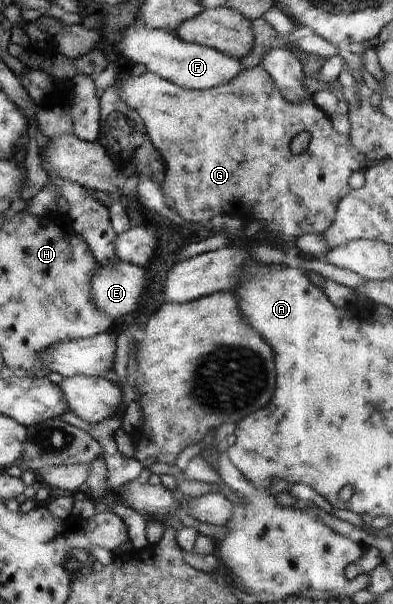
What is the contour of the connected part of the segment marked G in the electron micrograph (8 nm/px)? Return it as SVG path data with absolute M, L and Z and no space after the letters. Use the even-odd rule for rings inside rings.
M260 64L252 68L245 68L237 77L234 77L229 83L223 84L223 87L205 88L204 90L192 90L165 78L156 73L146 70L135 70L134 75L125 78L120 75L118 78L120 94L126 101L126 104L134 109L143 120L146 133L150 137L155 149L160 153L161 159L164 161L164 174L162 180L157 184L162 189L164 202L167 205L167 212L174 215L176 219L183 223L195 223L195 225L203 225L209 222L212 217L219 214L230 214L240 216L245 220L252 221L259 219L265 223L266 231L273 233L283 233L289 237L301 237L303 234L322 234L333 222L337 215L338 203L341 198L345 198L347 193L352 189L348 179L354 171L364 171L366 157L351 143L350 134L339 134L332 124L330 116L325 114L315 105L313 99L303 100L298 104L288 102L279 92L273 78L267 73L267 70ZM301 131L307 131L311 135L307 149L295 155L290 150L291 140Z

